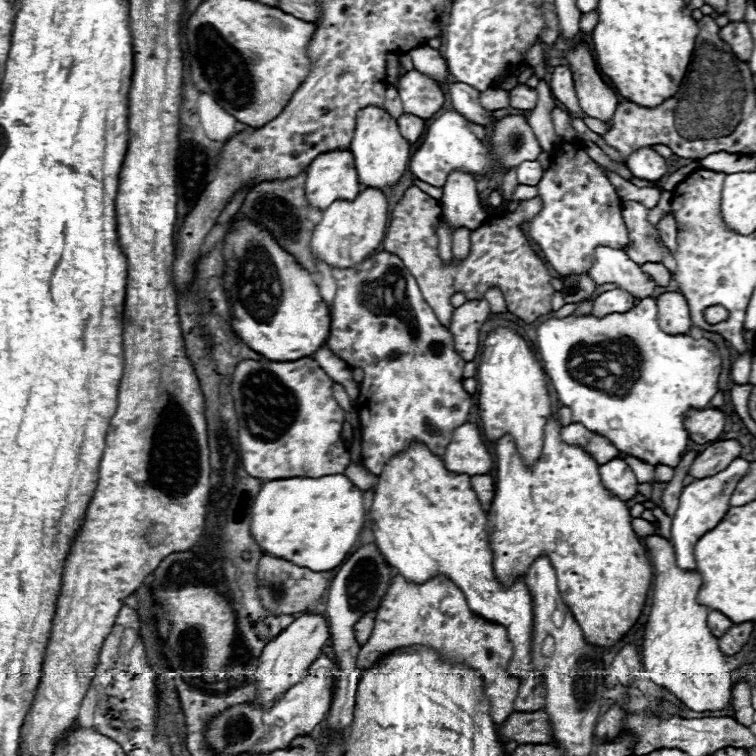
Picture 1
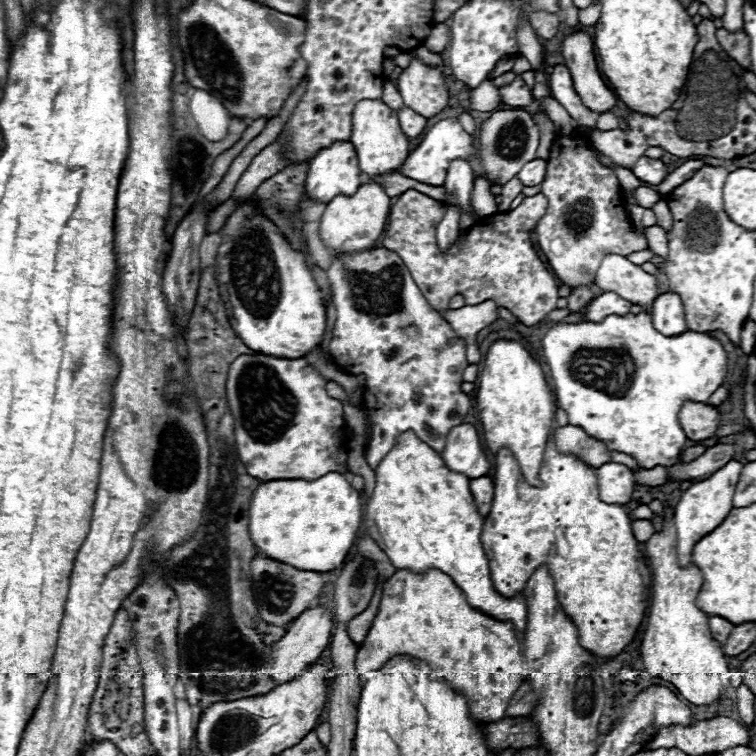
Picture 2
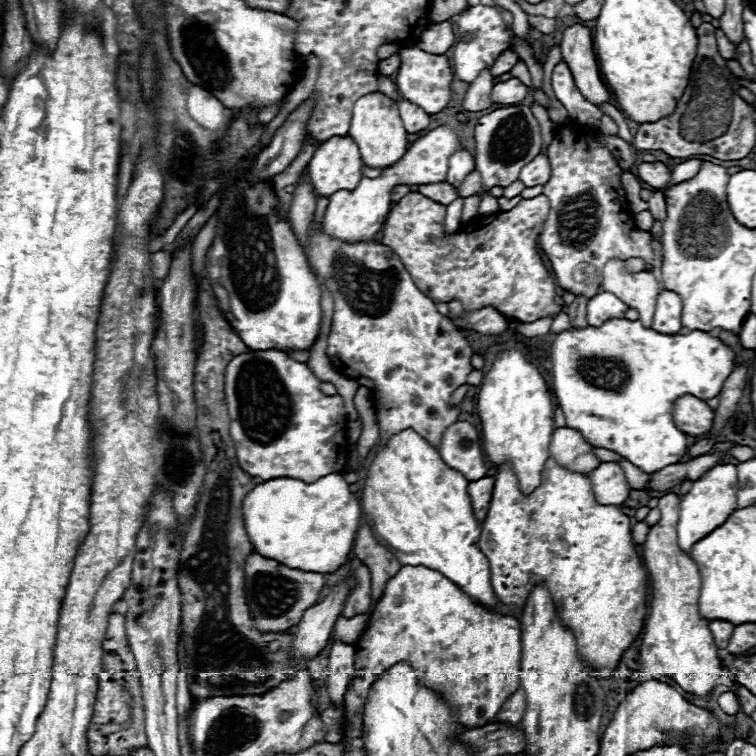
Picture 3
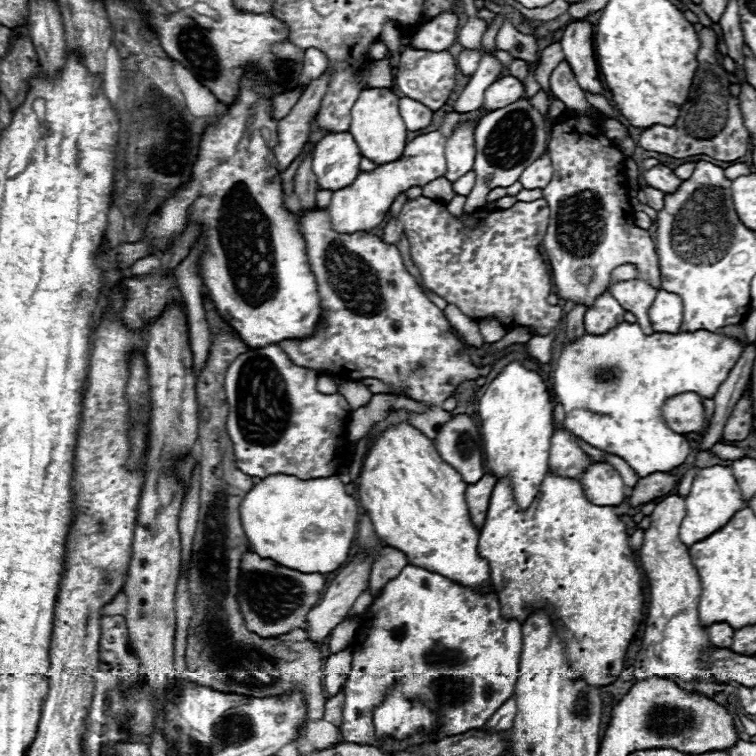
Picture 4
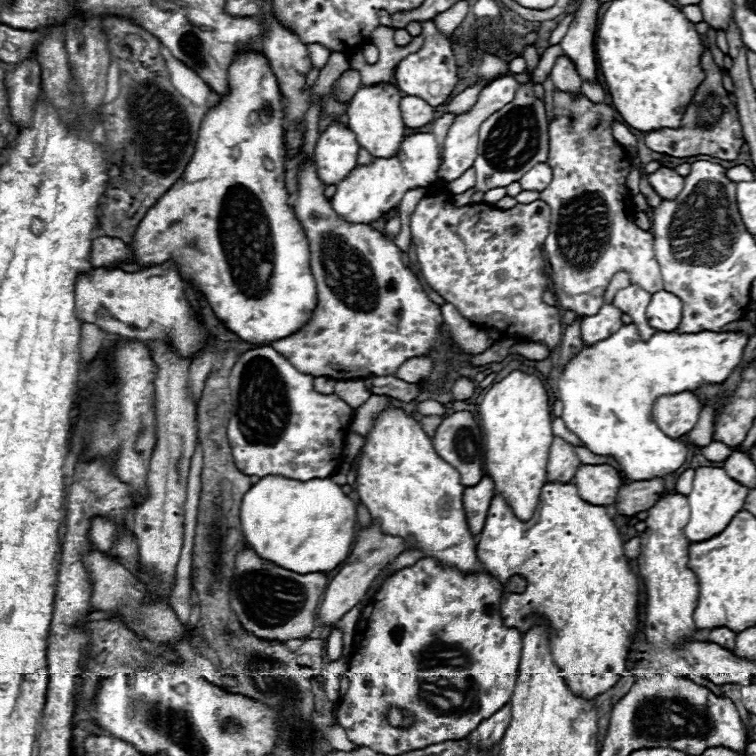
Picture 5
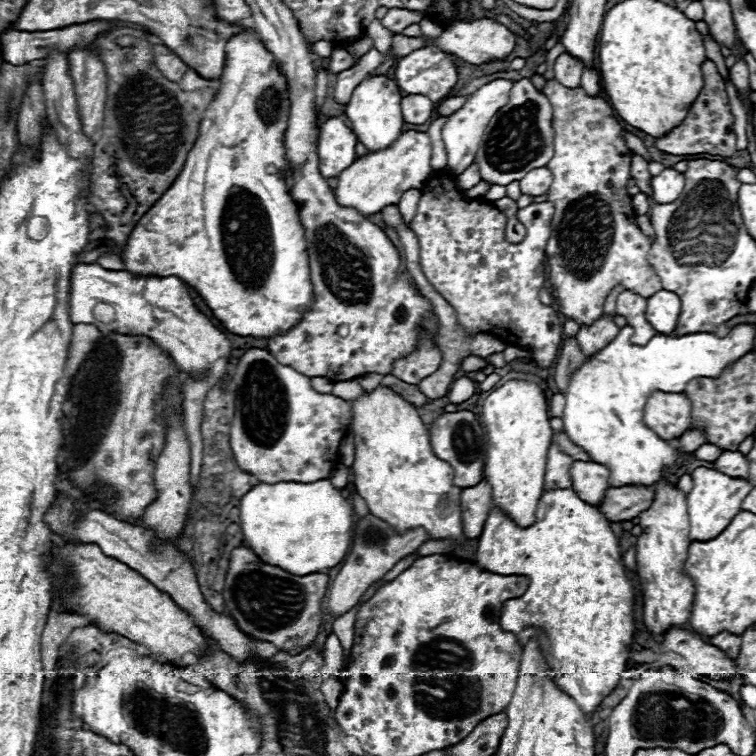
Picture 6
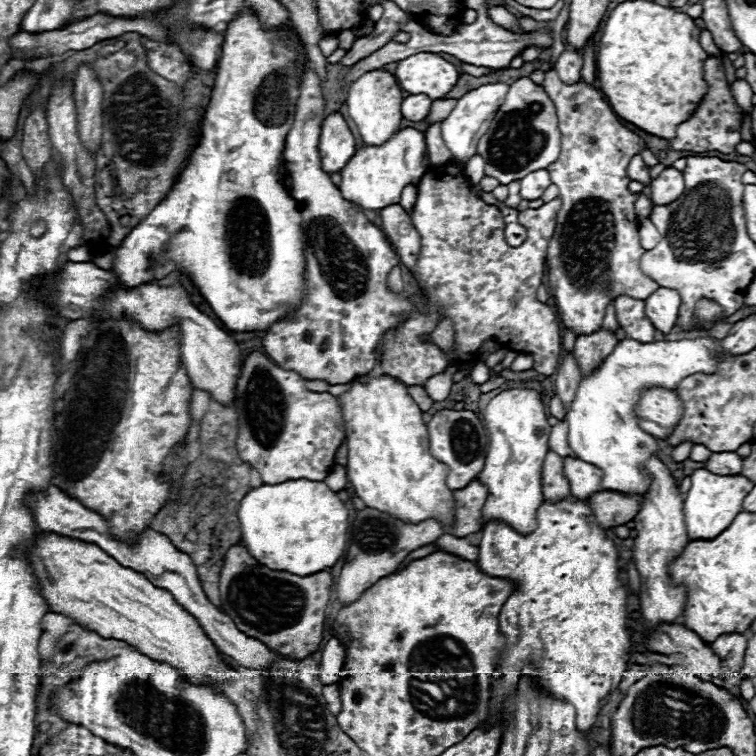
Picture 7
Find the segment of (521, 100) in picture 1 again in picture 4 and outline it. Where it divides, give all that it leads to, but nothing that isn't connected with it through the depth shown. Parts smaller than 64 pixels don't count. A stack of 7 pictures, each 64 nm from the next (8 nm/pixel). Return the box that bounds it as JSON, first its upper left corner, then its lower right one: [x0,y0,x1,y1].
[480,76,524,110]

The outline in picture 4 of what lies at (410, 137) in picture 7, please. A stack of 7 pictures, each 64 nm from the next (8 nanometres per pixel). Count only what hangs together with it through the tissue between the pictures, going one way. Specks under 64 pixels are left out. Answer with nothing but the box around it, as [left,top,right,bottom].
[328,130,446,234]

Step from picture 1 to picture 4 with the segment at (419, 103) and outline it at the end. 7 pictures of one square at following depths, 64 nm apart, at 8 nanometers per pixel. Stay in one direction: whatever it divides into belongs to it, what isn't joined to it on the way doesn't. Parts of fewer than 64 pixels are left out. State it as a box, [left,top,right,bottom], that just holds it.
[394,46,456,112]

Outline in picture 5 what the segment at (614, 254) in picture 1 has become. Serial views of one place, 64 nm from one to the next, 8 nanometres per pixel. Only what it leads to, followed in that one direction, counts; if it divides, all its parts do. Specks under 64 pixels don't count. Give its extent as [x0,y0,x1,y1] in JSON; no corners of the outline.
[614,284,656,340]

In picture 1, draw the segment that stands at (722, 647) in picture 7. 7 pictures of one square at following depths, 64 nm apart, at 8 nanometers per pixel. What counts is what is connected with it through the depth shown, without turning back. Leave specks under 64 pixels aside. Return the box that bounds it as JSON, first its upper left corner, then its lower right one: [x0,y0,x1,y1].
[708,610,732,638]

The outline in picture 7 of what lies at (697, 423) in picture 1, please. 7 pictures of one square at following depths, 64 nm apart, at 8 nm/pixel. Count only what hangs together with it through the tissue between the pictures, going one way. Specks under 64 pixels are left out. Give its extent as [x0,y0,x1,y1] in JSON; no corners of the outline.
[636,388,684,440]

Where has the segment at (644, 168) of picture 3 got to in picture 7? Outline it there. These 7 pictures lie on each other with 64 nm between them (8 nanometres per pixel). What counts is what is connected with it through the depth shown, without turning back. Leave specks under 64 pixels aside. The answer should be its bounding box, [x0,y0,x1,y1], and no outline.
[650,168,684,206]

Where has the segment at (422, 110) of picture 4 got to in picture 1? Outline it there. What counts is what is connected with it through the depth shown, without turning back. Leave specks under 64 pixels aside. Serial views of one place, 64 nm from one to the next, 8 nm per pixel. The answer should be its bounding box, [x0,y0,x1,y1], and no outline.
[398,114,424,142]

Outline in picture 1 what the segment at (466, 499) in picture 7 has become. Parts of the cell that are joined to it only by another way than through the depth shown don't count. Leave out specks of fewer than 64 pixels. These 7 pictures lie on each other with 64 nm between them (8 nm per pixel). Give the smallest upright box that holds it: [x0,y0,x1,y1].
[472,474,494,512]

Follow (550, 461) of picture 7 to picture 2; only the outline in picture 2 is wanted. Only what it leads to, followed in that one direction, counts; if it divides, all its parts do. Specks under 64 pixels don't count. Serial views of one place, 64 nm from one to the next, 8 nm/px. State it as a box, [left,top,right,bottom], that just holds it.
[554,424,610,468]

